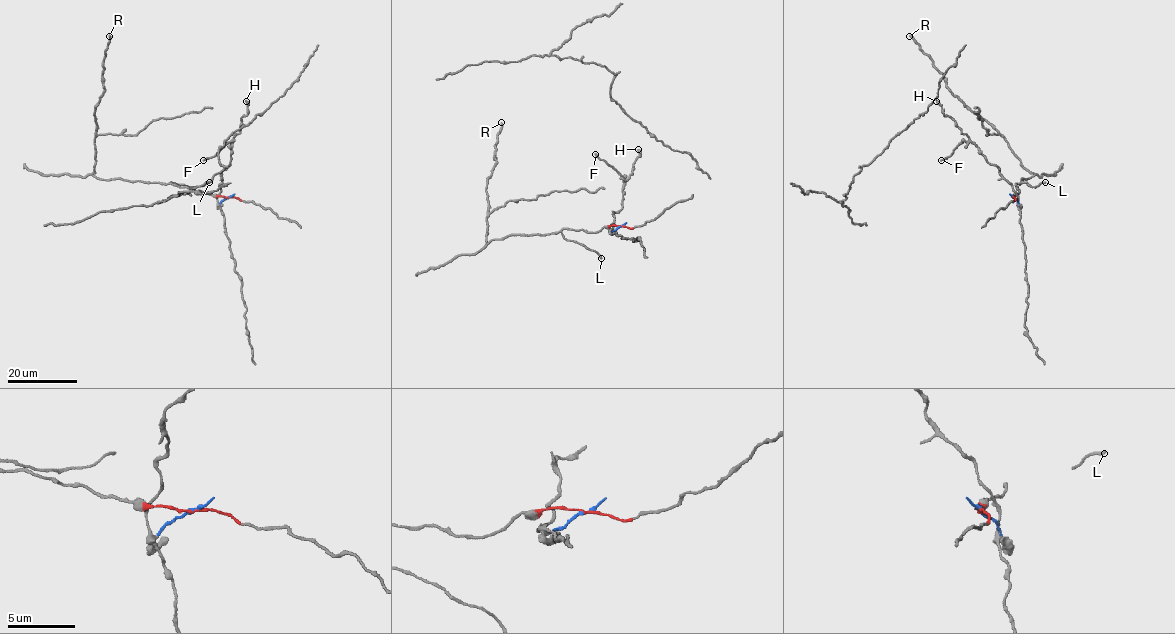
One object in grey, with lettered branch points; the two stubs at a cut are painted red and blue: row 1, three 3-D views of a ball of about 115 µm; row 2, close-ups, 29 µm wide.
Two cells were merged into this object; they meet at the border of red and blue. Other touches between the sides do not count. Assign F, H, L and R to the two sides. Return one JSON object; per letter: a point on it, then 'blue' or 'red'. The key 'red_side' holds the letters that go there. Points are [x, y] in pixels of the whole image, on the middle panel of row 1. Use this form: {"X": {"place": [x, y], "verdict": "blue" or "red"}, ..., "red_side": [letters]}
{"F": {"place": [595, 154], "verdict": "blue"}, "H": {"place": [638, 149], "verdict": "blue"}, "L": {"place": [601, 258], "verdict": "red"}, "R": {"place": [501, 122], "verdict": "red"}, "red_side": ["L", "R"]}

